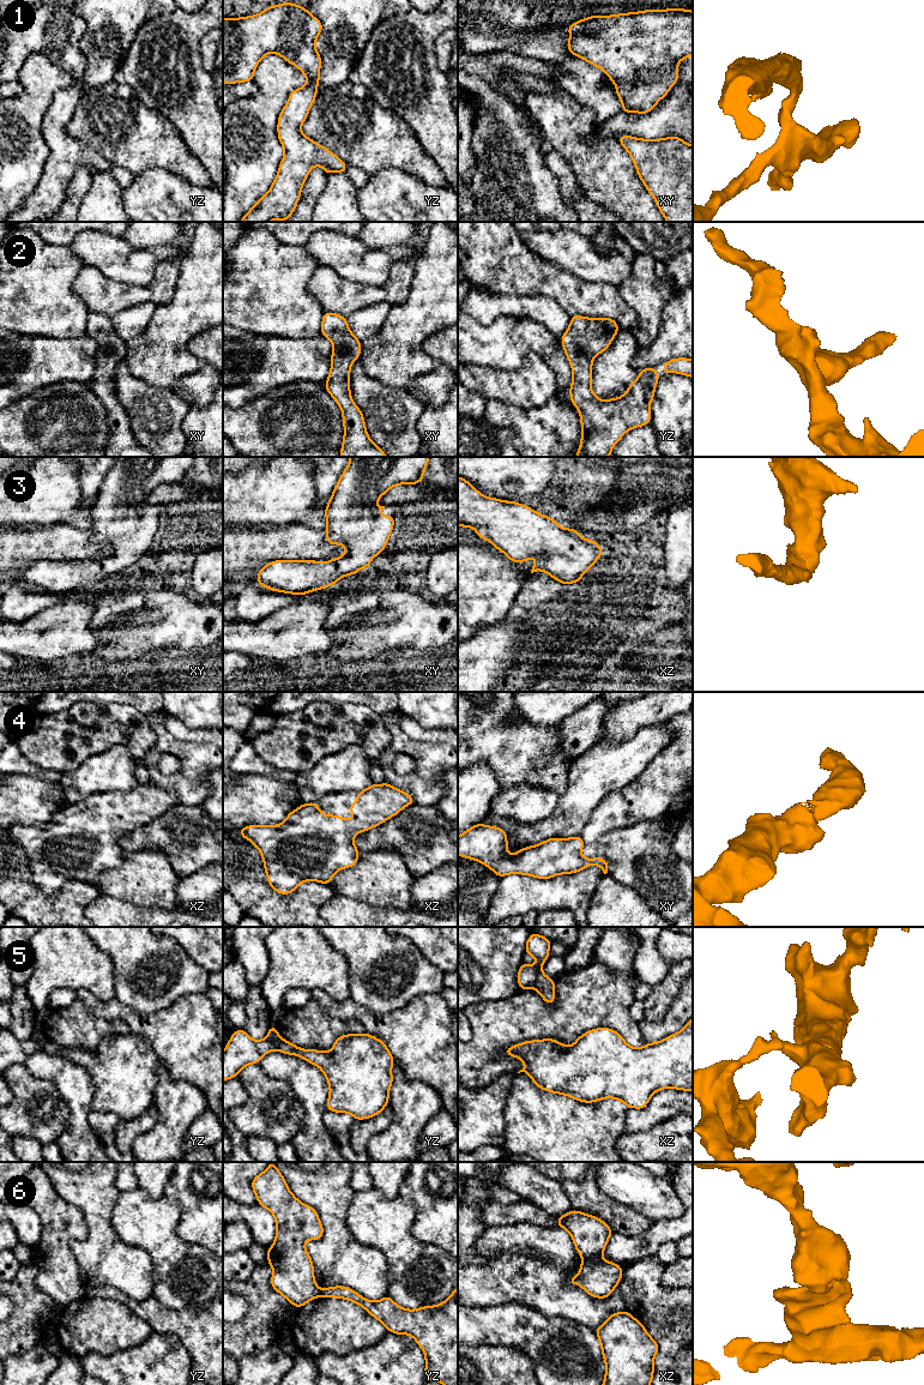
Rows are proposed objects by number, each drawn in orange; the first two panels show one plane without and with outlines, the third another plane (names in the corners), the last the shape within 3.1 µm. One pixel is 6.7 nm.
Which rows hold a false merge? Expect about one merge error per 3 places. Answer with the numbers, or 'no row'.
5, 6

